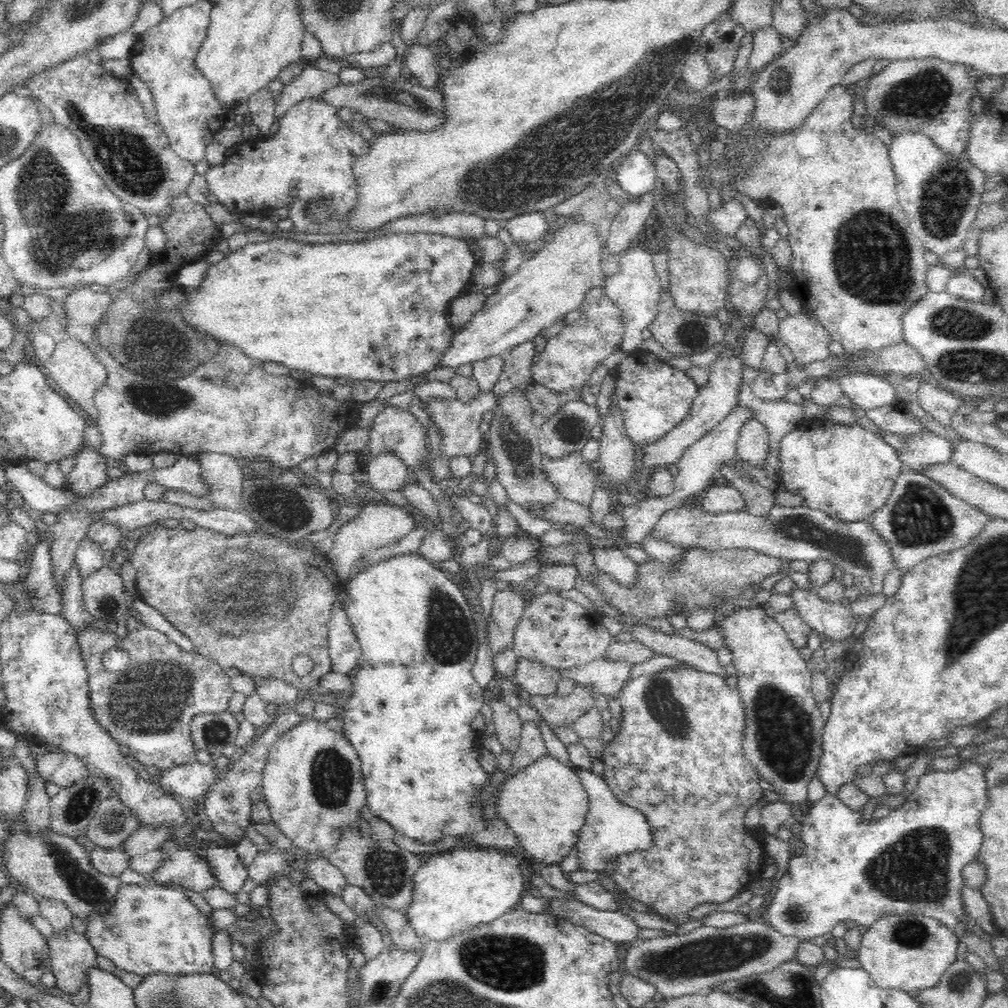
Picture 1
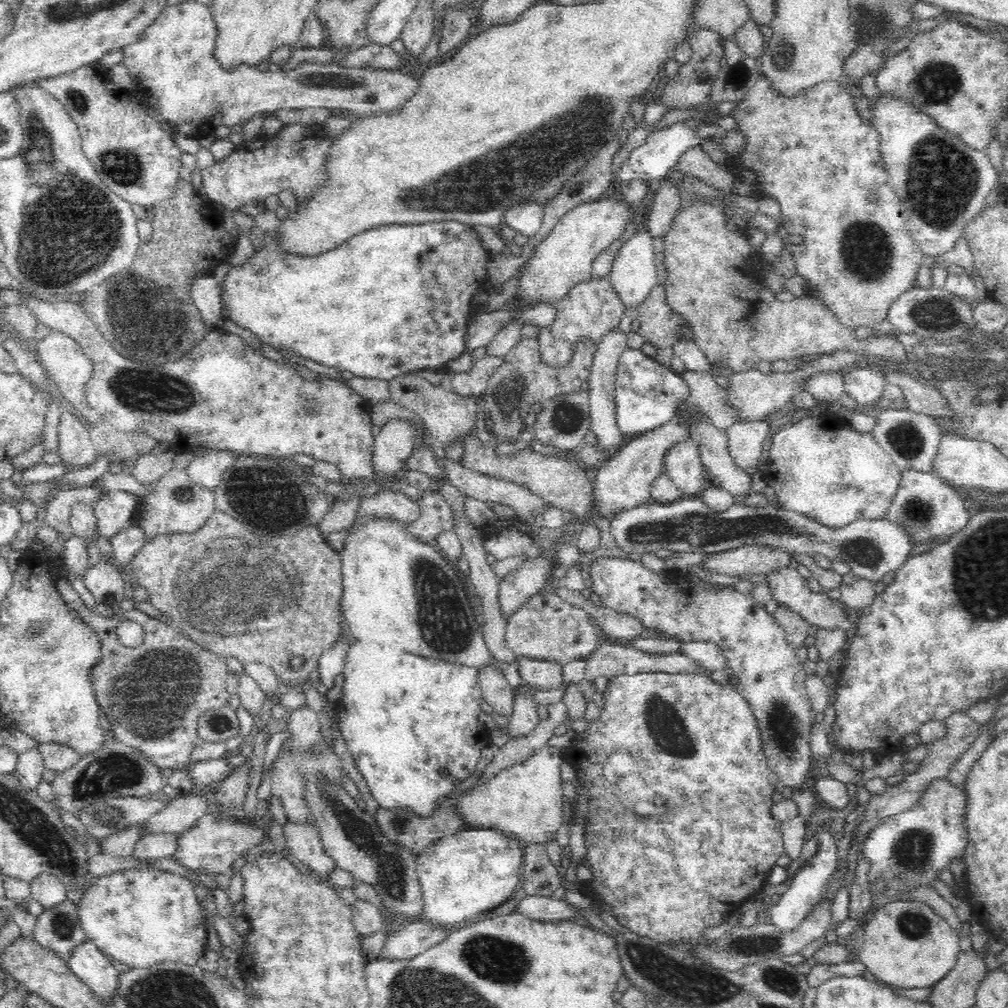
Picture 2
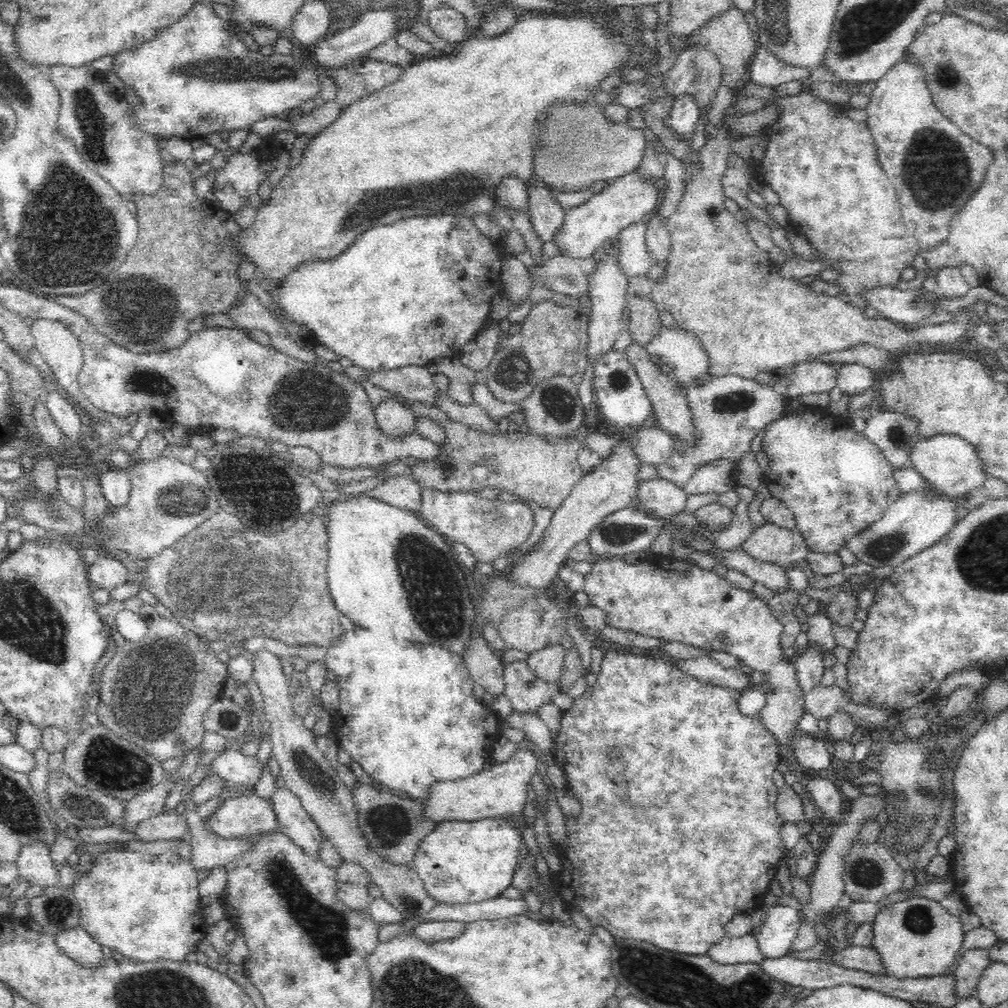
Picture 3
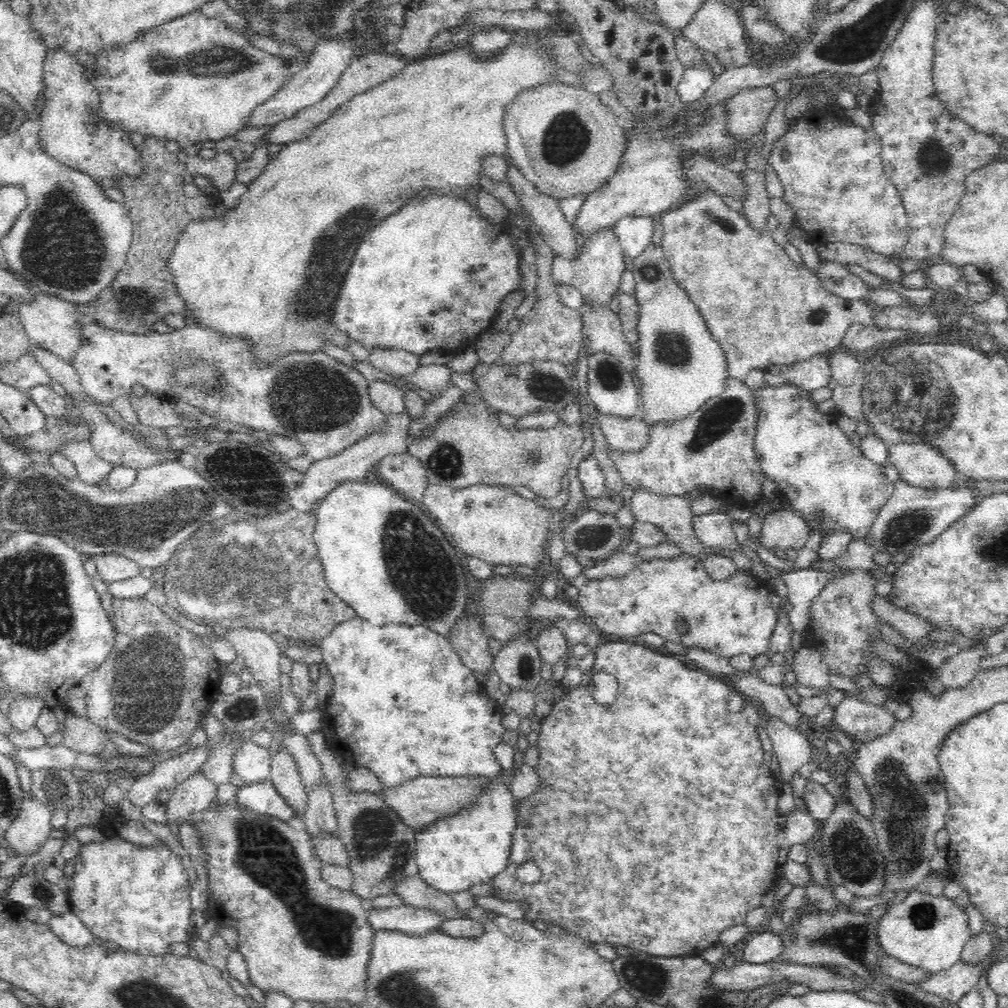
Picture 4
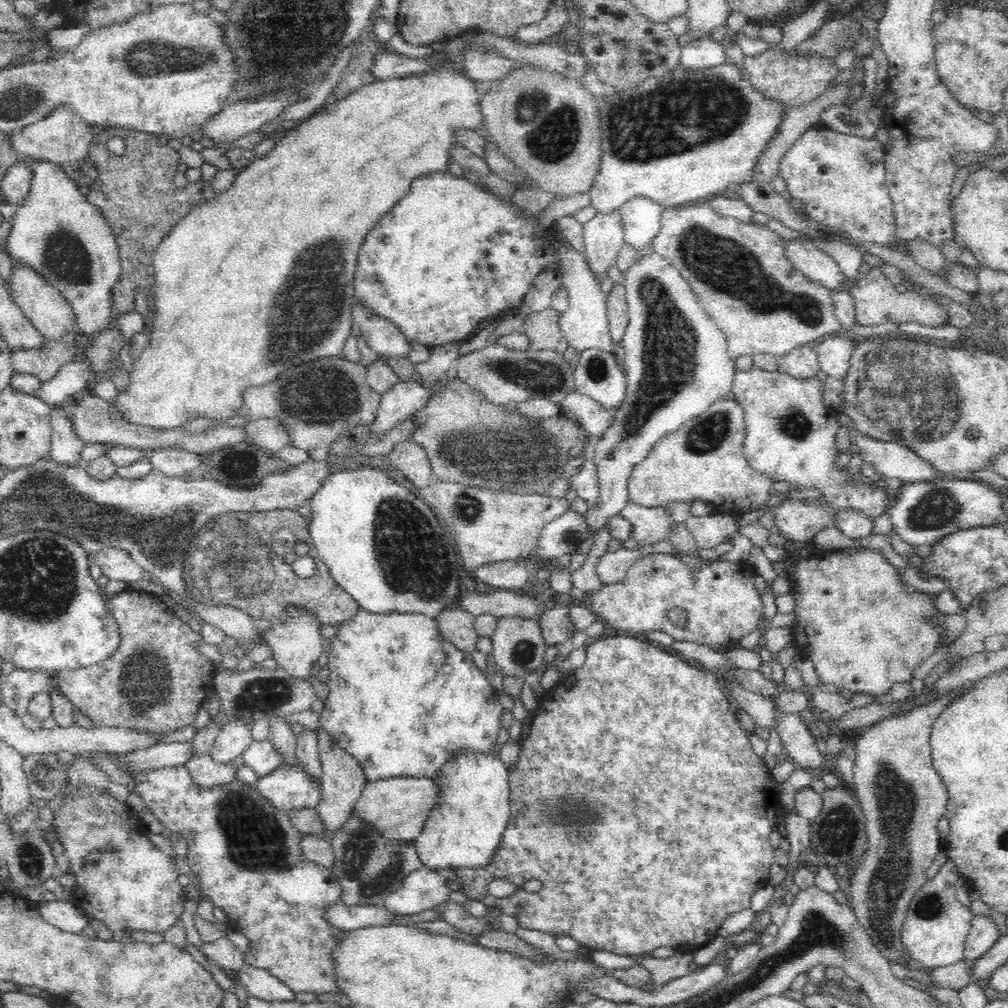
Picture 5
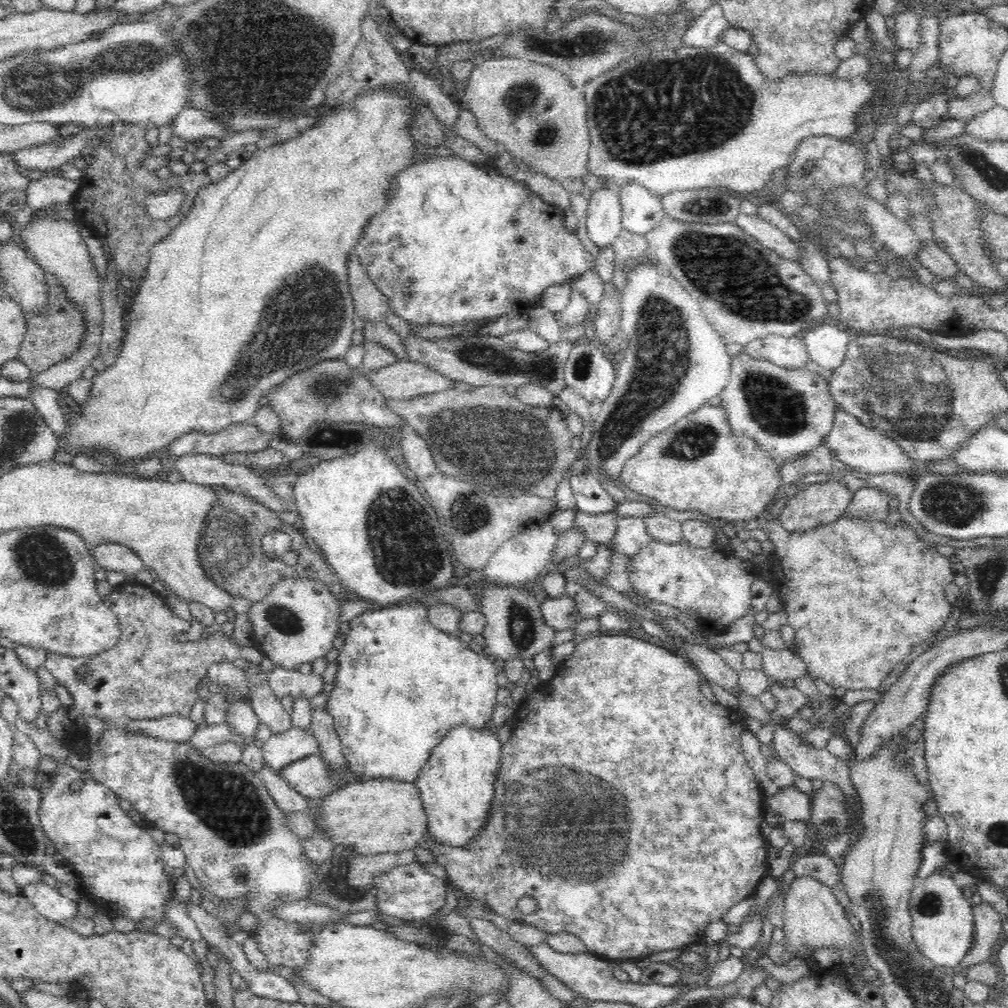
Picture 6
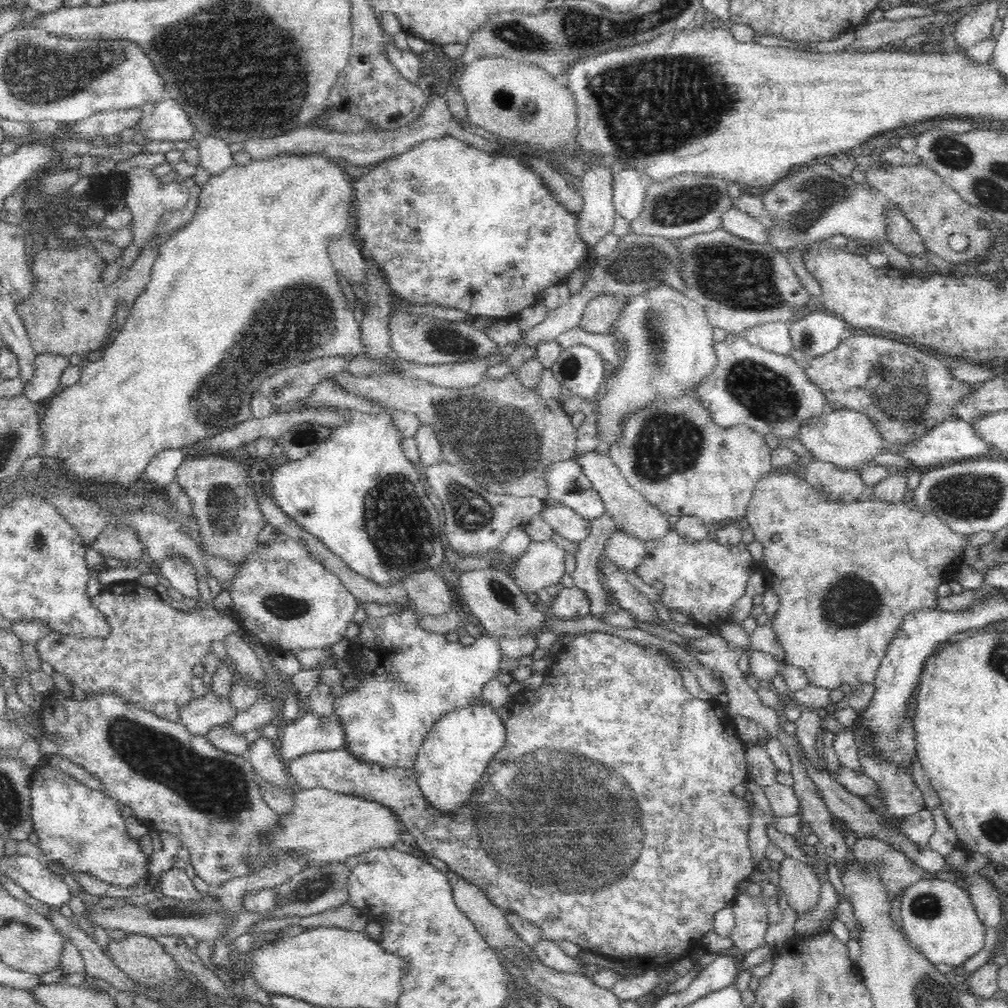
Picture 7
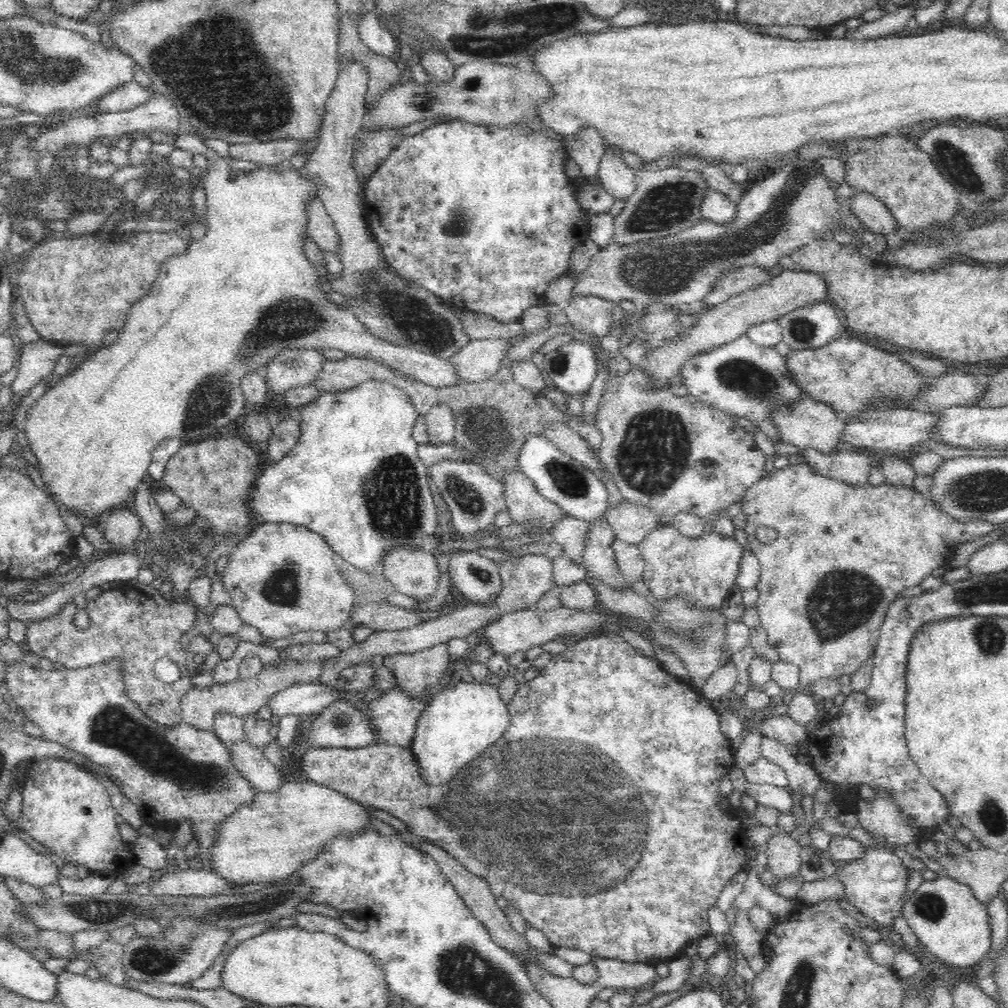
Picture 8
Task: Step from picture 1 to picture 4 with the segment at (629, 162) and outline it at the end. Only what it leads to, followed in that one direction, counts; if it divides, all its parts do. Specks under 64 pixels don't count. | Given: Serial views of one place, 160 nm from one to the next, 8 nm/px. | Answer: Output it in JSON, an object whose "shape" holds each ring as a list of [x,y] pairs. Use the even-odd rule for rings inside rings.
{"shape":[[[704,62],[698,66],[688,66],[677,88],[679,102],[684,106],[692,105],[704,97],[704,94],[714,82],[712,69]]]}

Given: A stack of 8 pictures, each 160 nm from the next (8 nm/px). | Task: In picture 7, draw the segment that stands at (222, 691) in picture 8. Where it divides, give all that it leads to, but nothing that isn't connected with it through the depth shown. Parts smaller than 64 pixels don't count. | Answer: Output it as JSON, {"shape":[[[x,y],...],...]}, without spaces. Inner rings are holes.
{"shape":[[[212,692],[192,699],[180,710],[179,722],[190,734],[207,734],[214,728],[231,721],[237,713],[231,707],[229,698],[219,698]]]}

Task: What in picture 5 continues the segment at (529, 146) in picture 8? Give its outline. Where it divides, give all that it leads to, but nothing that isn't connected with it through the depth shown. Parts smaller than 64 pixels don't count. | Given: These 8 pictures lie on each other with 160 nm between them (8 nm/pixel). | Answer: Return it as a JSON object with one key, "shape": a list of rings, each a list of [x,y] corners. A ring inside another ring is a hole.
{"shape":[[[449,171],[447,172],[430,172],[426,176],[416,178],[411,184],[408,194],[405,194],[380,220],[372,227],[368,233],[364,244],[359,250],[357,260],[357,269],[354,275],[354,299],[358,303],[362,303],[370,313],[378,317],[382,317],[388,321],[392,321],[394,325],[400,328],[402,334],[408,343],[416,342],[428,348],[434,348],[447,343],[458,343],[466,340],[478,328],[480,322],[492,316],[498,317],[505,314],[508,310],[516,310],[520,308],[522,300],[526,294],[530,292],[536,277],[546,269],[558,269],[555,248],[552,241],[559,241],[560,237],[556,235],[554,228],[541,228],[537,226],[537,218],[527,217],[520,213],[518,207],[514,203],[504,201],[502,198],[493,195],[485,189],[481,189],[468,181],[468,179],[460,179]]]}

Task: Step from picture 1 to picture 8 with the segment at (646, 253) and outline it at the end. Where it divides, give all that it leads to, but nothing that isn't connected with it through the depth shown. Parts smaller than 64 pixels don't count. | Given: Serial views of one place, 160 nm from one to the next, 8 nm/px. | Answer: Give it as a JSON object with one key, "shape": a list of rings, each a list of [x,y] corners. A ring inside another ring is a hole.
{"shape":[[[607,148],[598,166],[599,183],[618,200],[628,200],[636,190],[634,169],[620,157],[620,150]]]}

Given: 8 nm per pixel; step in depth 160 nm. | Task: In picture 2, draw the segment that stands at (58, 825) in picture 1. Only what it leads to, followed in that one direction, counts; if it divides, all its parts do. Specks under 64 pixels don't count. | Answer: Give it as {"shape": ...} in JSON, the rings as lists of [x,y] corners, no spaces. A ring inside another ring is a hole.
{"shape":[[[107,737],[100,750],[82,754],[72,768],[57,774],[52,783],[54,800],[48,804],[54,811],[62,809],[78,817],[100,796],[146,798],[162,792],[165,783],[160,771],[159,765],[152,764],[140,750]]]}

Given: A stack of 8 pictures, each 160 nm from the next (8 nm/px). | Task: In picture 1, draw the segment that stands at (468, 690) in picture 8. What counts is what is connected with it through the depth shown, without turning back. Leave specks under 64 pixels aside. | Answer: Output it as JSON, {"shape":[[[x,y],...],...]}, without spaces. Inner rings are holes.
{"shape":[[[489,847],[458,848],[442,855],[423,858],[414,882],[412,902],[407,911],[408,921],[424,941],[448,940],[452,936],[475,930],[480,925],[495,922],[515,910],[525,894],[524,878],[514,854]]]}

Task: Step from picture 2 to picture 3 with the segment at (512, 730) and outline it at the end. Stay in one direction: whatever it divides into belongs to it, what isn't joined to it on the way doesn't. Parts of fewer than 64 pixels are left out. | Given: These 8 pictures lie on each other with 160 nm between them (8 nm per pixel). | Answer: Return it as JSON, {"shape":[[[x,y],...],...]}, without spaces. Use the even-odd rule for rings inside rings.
{"shape":[[[526,660],[505,664],[504,694],[510,700],[513,712],[530,714],[538,712],[540,706],[552,703],[553,687],[538,678]]]}

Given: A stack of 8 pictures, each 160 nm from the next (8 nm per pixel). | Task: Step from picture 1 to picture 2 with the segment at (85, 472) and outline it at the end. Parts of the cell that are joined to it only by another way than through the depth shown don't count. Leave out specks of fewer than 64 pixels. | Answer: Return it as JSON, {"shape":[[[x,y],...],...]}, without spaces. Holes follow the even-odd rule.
{"shape":[[[61,404],[58,455],[61,462],[70,464],[71,468],[86,468],[94,464],[99,456],[90,438],[88,423],[63,408],[64,404]]]}

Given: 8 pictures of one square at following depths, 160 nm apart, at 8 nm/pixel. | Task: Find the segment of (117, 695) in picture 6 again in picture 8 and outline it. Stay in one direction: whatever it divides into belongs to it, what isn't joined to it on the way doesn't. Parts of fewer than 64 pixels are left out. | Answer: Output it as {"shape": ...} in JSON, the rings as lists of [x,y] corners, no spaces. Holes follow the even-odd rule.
{"shape":[[[124,586],[116,590],[97,591],[89,596],[87,602],[87,614],[90,618],[87,628],[80,629],[74,624],[78,608],[73,602],[68,602],[58,614],[52,614],[50,618],[38,622],[30,622],[26,626],[26,642],[32,652],[36,652],[42,658],[48,658],[53,663],[60,662],[65,668],[88,668],[94,664],[108,662],[110,658],[121,658],[127,695],[152,721],[172,726],[182,722],[181,698],[194,688],[191,674],[193,665],[188,650],[182,646],[182,636],[194,628],[197,609],[198,606],[194,602],[183,599],[171,599],[169,605],[162,606],[143,591],[133,587]],[[162,658],[172,660],[179,666],[181,676],[176,682],[165,683],[156,677],[153,666]]]}

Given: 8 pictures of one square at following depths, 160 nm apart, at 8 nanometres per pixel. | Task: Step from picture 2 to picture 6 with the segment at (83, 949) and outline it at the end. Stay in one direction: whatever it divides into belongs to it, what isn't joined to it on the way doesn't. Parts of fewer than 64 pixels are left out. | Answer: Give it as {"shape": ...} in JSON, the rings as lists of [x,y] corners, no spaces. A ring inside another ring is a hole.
{"shape":[[[41,882],[28,885],[21,890],[28,901],[30,901],[41,917],[56,922],[60,925],[70,925],[70,922],[77,917],[77,904],[68,899],[67,896],[60,894],[56,886]]]}

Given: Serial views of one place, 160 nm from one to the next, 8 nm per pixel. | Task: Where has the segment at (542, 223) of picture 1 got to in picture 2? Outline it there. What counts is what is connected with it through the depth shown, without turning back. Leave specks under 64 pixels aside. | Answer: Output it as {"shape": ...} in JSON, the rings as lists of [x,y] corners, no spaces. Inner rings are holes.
{"shape":[[[518,202],[504,214],[503,225],[514,228],[518,234],[534,236],[542,226],[544,205],[537,202]]]}

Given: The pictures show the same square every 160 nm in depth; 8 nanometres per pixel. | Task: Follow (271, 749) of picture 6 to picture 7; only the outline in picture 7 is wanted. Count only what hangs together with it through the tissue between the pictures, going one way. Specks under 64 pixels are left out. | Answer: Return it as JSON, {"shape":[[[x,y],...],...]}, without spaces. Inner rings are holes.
{"shape":[[[335,710],[330,716],[316,716],[305,711],[296,720],[284,724],[278,753],[284,762],[290,762],[304,754],[342,749],[344,731]]]}

